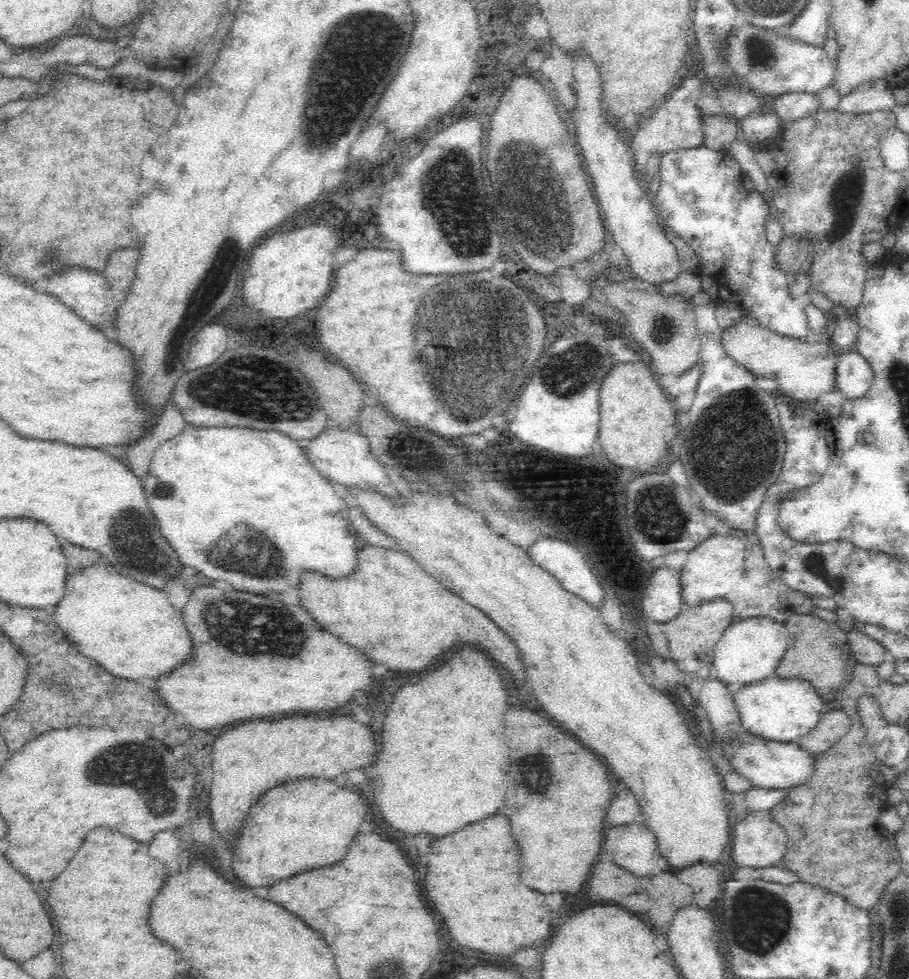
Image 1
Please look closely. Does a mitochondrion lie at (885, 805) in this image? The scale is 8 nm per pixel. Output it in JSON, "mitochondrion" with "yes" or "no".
{"mitochondrion":"no"}

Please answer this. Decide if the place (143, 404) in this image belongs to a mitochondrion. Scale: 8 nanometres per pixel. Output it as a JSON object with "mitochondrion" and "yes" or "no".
{"mitochondrion":"no"}

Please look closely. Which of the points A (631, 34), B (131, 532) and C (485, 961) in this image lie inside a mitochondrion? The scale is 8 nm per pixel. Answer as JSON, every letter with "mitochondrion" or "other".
{"A":"other","B":"mitochondrion","C":"other"}

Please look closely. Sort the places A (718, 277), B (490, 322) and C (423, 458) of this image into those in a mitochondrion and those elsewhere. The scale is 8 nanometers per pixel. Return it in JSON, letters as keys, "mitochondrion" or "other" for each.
{"A":"other","B":"mitochondrion","C":"mitochondrion"}

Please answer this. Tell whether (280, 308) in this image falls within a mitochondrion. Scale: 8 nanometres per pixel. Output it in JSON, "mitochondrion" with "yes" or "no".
{"mitochondrion":"no"}

